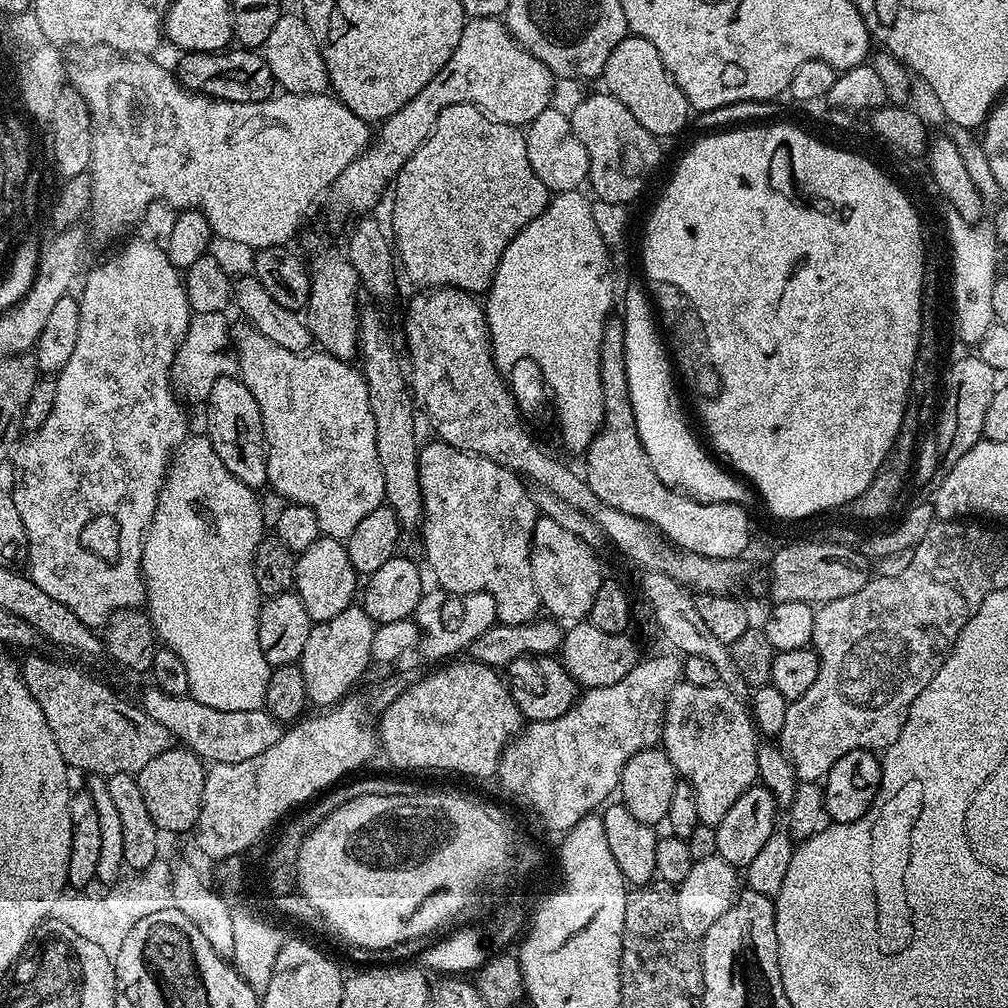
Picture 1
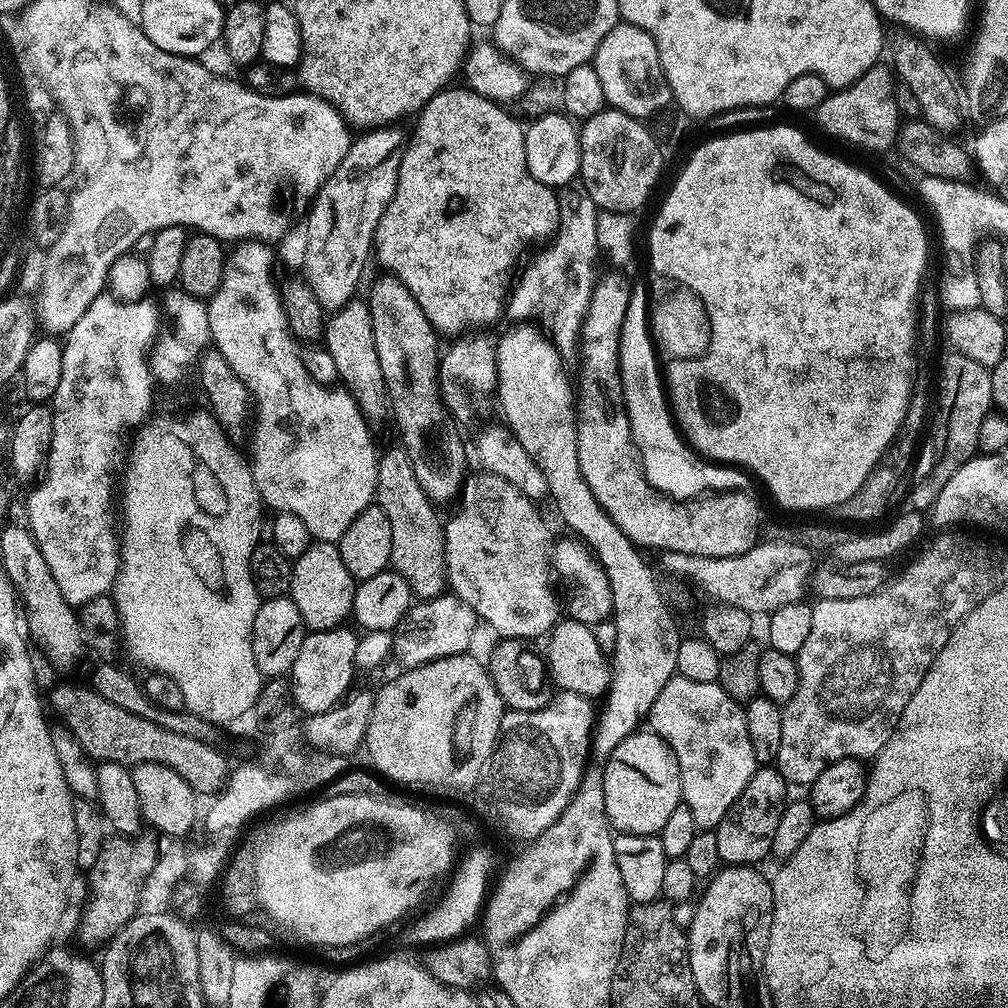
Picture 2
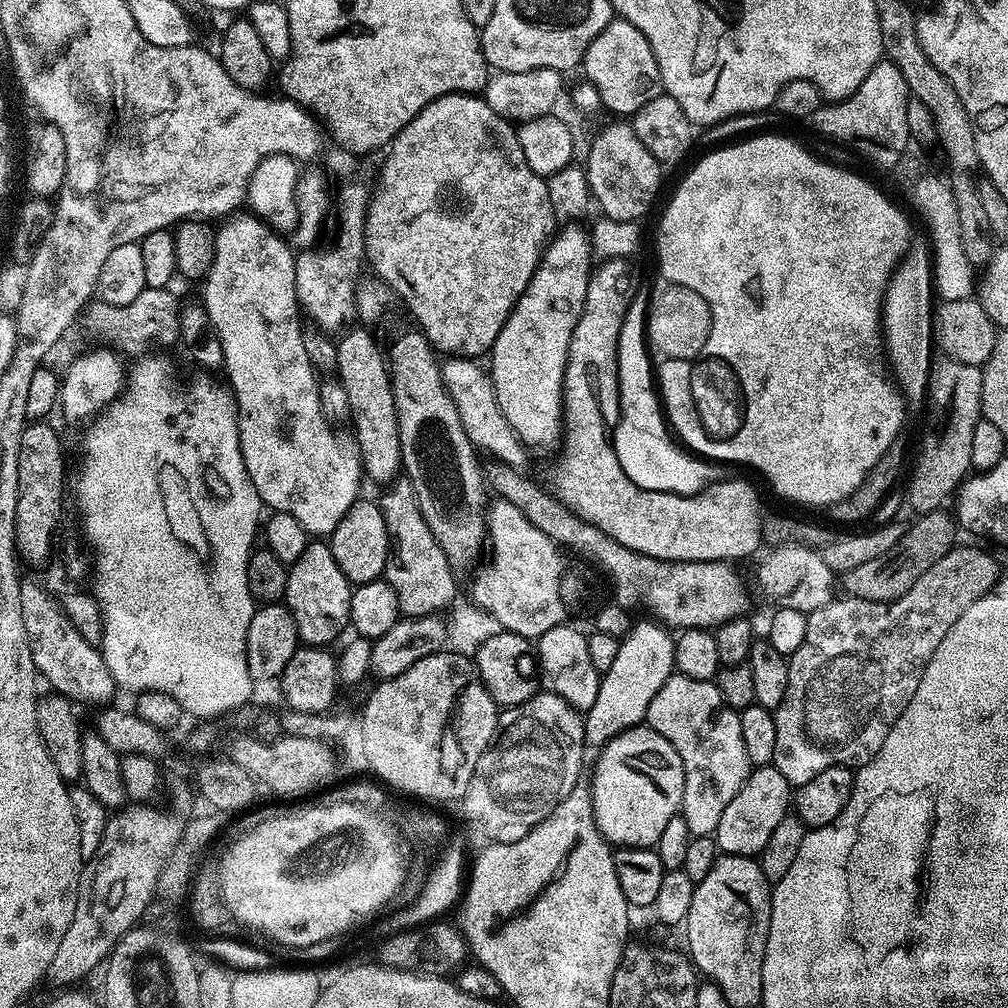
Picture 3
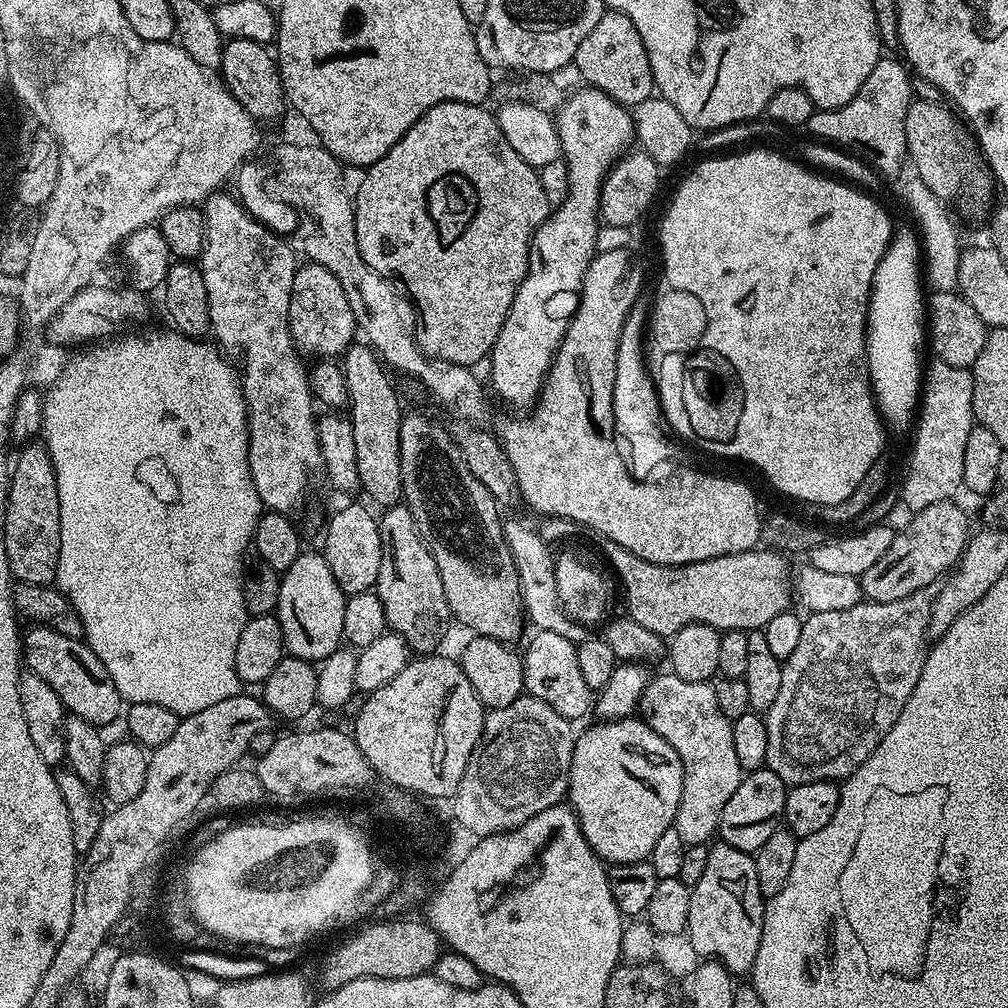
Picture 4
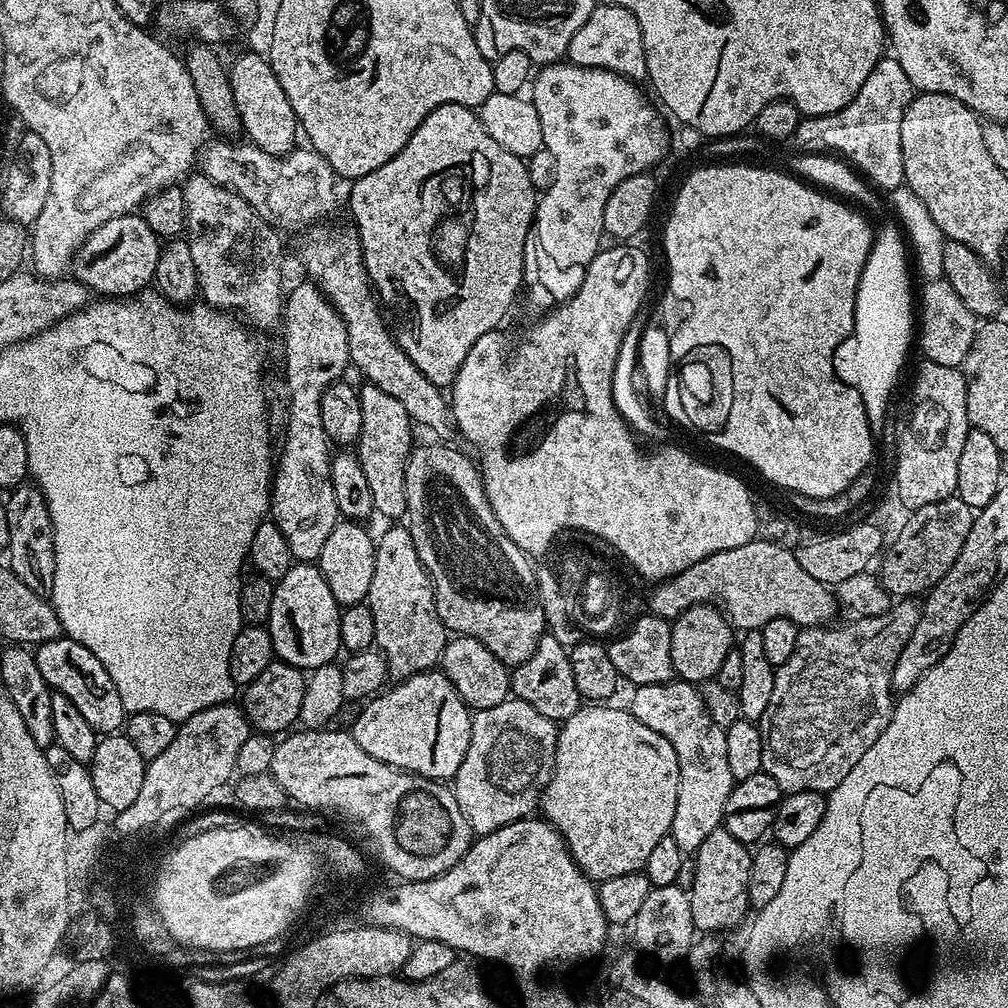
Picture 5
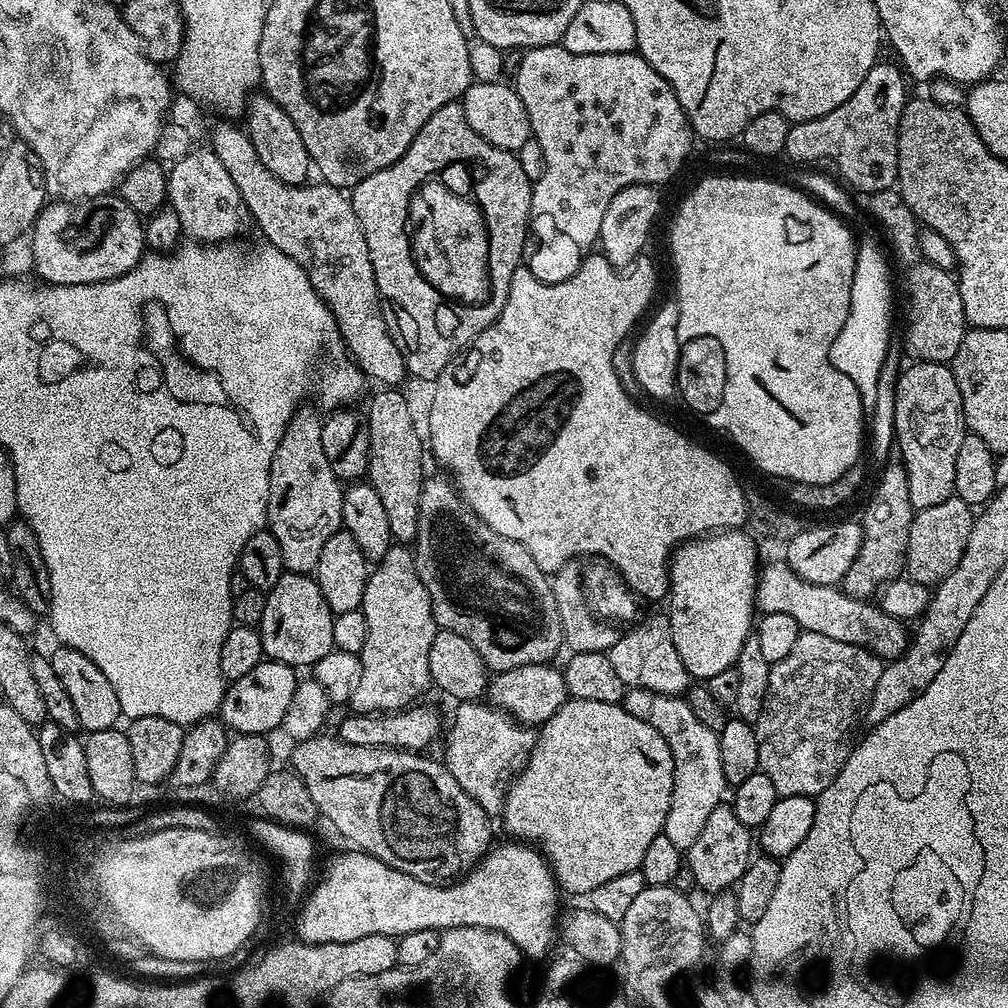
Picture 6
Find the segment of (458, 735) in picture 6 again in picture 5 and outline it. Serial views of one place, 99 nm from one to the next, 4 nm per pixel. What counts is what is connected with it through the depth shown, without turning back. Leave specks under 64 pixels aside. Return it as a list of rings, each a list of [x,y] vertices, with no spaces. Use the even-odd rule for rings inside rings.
[[[509,698],[498,706],[472,712],[470,744],[456,771],[454,791],[477,837],[533,815],[538,792],[532,787],[540,776],[540,767],[556,755],[557,731],[557,721],[538,714],[525,700]]]

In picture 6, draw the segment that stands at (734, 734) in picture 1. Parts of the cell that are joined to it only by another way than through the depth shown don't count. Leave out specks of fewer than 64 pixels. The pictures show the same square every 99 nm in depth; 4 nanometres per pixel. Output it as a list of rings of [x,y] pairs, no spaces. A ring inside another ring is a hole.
[[[628,688],[622,703],[627,712],[634,714],[634,718],[650,722],[650,726],[666,738],[666,746],[670,746],[670,754],[674,758],[674,794],[662,834],[670,838],[674,846],[687,850],[698,842],[698,834],[702,834],[706,818],[710,818],[710,813],[725,799],[719,735],[697,719],[684,698],[658,694],[645,688]]]

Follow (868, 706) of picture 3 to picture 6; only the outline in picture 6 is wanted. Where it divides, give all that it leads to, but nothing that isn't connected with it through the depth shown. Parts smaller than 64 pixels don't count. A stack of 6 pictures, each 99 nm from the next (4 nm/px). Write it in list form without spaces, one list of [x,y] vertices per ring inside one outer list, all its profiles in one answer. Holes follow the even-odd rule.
[[[801,631],[794,650],[786,658],[772,665],[770,686],[766,690],[766,702],[762,714],[755,722],[758,738],[758,762],[760,771],[774,782],[777,797],[820,795],[826,786],[840,773],[842,752],[840,743],[848,736],[856,715],[868,707],[868,700],[878,686],[882,662],[864,647],[838,642],[817,632]]]

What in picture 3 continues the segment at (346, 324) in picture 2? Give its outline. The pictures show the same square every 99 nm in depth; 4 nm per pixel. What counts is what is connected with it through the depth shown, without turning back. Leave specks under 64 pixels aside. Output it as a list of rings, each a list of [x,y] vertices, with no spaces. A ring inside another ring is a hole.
[[[349,327],[341,340],[335,341],[336,366],[335,375],[346,390],[348,399],[347,415],[352,416],[352,428],[357,448],[360,449],[360,462],[365,477],[377,480],[380,486],[387,485],[401,471],[400,435],[398,434],[398,416],[394,410],[394,396],[392,394],[392,379],[388,376],[388,365],[382,348],[376,345],[376,340],[364,328]]]

